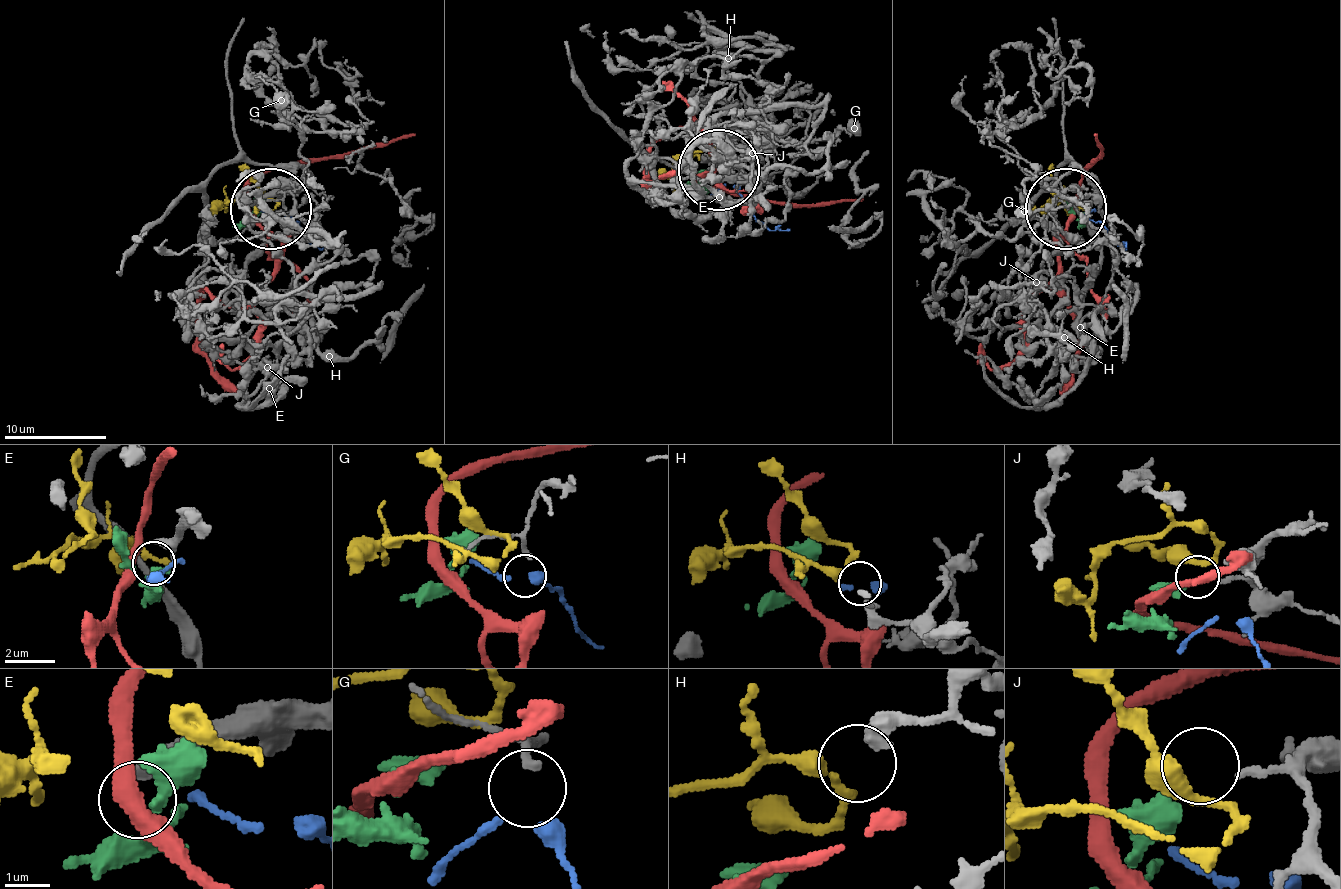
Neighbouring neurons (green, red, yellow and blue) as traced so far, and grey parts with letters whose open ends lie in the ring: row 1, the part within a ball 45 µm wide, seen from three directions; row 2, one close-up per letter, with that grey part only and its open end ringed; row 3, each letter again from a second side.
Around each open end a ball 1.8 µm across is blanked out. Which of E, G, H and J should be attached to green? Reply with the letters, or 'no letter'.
J

